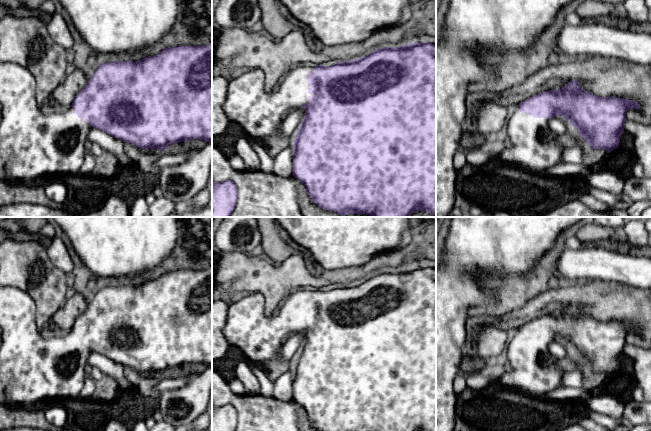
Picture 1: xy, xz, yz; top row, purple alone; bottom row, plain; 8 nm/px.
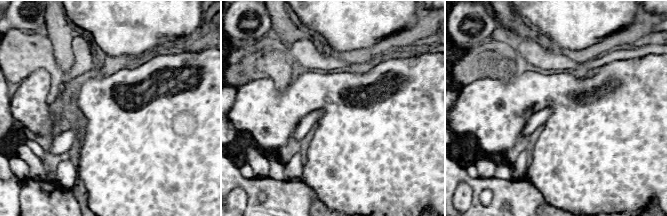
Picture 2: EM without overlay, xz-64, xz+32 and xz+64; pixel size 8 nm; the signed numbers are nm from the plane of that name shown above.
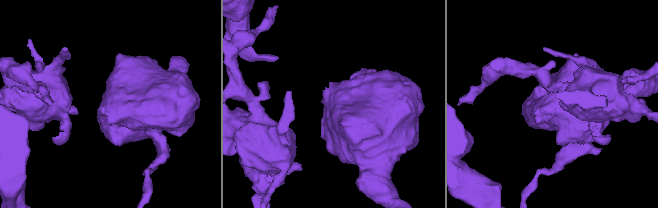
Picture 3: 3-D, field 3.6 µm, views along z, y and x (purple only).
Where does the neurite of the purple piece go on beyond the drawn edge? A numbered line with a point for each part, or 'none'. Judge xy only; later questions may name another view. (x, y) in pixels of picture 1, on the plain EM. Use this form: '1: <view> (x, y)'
1: xy (33, 367)

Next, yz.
1: yz (529, 367)

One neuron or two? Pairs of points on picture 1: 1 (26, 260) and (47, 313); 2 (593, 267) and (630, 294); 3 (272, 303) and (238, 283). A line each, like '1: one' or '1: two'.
1: one
2: two
3: one

